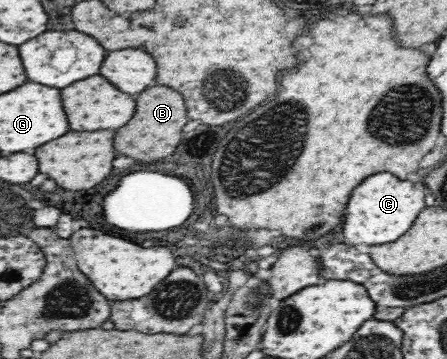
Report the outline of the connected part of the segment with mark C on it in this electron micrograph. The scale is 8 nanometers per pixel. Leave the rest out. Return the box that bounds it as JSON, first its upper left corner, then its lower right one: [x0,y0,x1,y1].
[342,173,426,246]

